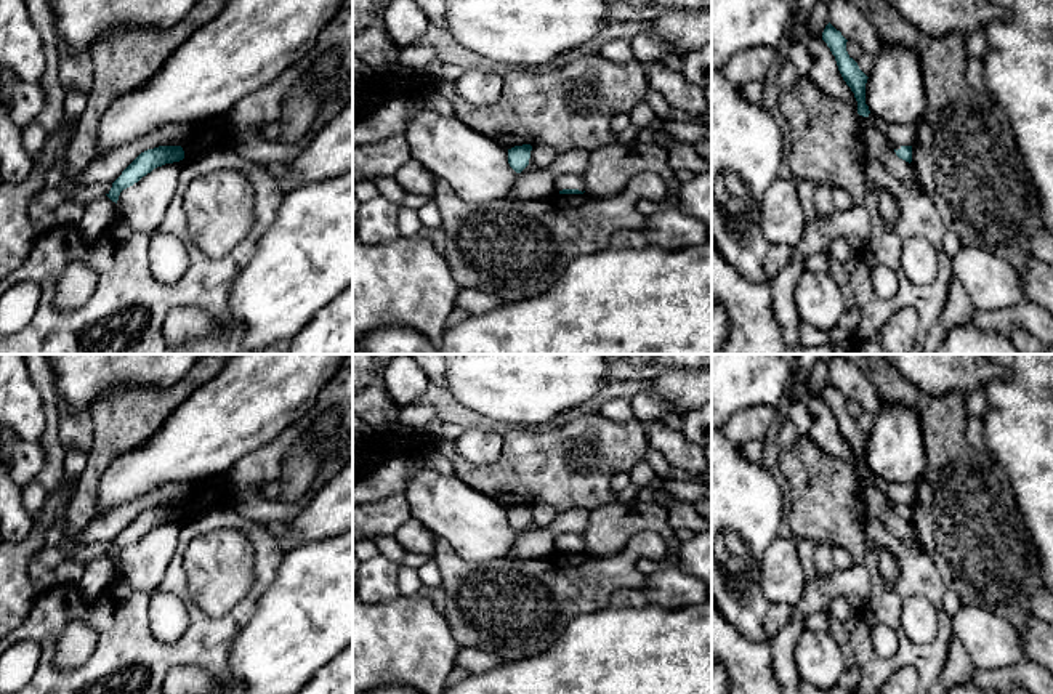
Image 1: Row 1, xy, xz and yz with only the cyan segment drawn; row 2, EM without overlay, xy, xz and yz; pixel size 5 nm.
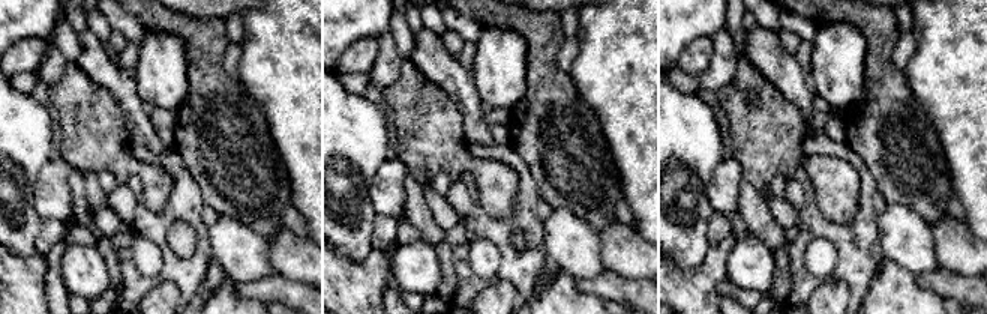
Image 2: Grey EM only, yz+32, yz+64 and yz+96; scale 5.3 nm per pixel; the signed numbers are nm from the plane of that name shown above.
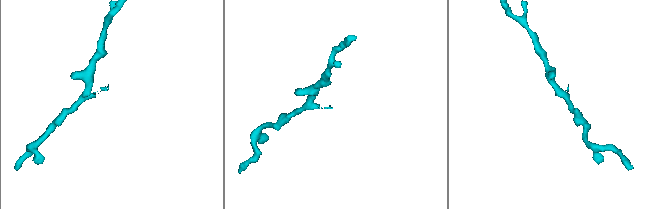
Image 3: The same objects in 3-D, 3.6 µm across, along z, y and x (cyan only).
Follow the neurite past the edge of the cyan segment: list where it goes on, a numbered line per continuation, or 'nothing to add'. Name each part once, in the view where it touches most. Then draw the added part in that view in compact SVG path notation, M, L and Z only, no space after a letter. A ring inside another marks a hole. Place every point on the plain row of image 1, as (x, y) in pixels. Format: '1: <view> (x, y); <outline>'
1: xz (564, 539); M561 532L555 535L555 550L559 551L563 548L579 548L579 550L585 550L587 542L583 534L577 534L577 532Z

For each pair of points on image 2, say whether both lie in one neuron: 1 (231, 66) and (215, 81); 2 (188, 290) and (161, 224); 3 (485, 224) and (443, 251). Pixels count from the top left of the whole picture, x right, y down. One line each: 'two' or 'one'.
1: two
2: one
3: two

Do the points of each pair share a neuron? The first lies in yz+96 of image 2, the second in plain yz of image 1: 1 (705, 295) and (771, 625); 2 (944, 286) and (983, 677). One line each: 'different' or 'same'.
1: different
2: same

